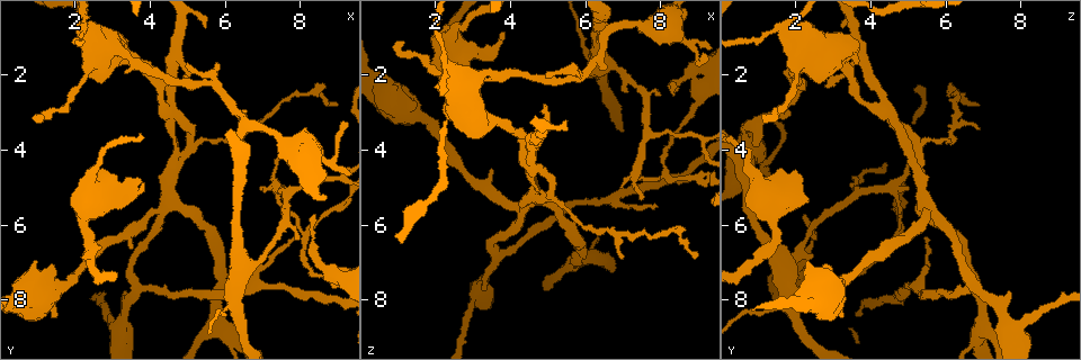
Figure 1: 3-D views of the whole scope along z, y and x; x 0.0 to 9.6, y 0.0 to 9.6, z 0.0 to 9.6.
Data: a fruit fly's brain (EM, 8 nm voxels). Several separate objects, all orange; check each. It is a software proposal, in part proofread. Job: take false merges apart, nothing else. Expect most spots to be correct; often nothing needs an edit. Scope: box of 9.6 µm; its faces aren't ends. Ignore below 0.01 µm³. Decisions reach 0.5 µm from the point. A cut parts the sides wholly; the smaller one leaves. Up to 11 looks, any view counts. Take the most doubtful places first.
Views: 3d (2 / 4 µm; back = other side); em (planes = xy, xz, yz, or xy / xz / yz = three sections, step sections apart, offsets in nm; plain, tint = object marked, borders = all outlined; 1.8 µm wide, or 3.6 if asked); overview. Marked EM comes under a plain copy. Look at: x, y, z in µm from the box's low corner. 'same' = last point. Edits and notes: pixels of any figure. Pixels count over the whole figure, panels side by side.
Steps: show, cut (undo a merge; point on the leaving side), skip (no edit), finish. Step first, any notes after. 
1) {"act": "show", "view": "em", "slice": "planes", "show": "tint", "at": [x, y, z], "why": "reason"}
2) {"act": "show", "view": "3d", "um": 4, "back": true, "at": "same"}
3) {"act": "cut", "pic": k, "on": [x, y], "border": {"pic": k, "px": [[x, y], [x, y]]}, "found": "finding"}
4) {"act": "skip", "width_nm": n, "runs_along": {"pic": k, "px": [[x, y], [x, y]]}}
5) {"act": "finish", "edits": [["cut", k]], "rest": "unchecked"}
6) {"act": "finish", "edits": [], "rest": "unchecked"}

{"act": "show", "view": "3d", "um": 4, "at": [4.35, 2.90, 4.30], "why": "four or more arms meet"}

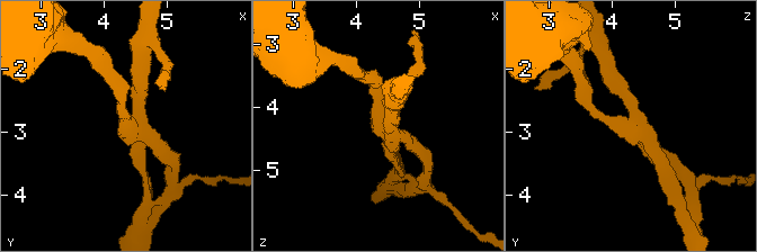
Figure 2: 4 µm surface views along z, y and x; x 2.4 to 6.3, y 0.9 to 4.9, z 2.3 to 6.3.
{"act": "show", "view": "em", "slice": "planes", "show": "borders", "at": [4.45, 2.95, 4.25], "arms": 4, "why": "now the EM"}

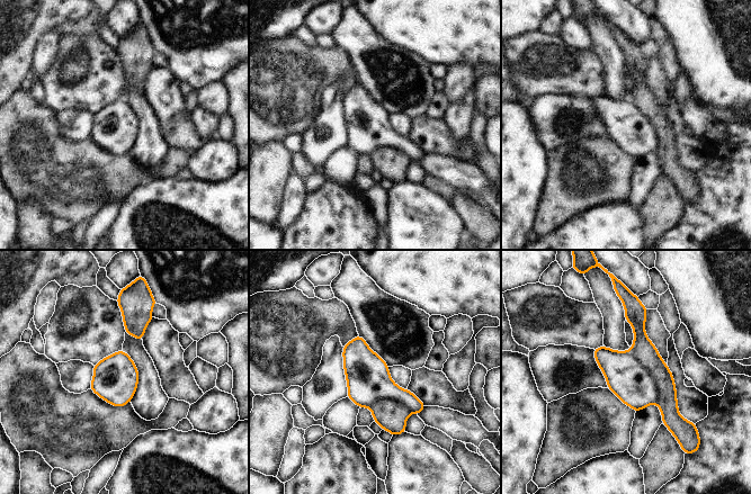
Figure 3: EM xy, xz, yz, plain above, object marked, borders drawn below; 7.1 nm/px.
{"act": "cut", "pic": 3, "on": [643, 349], "width_nm": 320, "part_leaving": {"pic": 3, "px": [[627, 308], [664, 378], [671, 427]]}, "found": "two neurons meet here"}

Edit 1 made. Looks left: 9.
{"act": "show", "view": "3d", "um": 2, "at": [7.40, 5.05, 4.60], "why": "abrupt turn"}

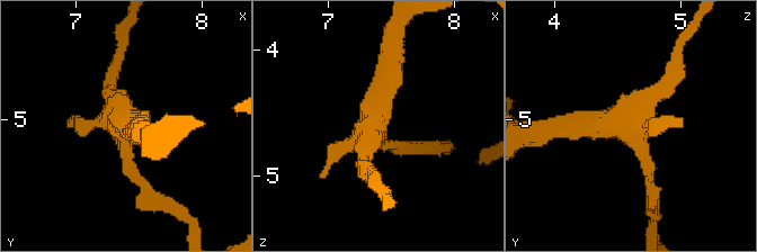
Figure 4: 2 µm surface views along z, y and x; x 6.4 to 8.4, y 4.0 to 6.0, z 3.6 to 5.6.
{"act": "show", "view": "em", "slice": "planes", "show": "tint", "at": [7.38, 5.06, 4.58]}

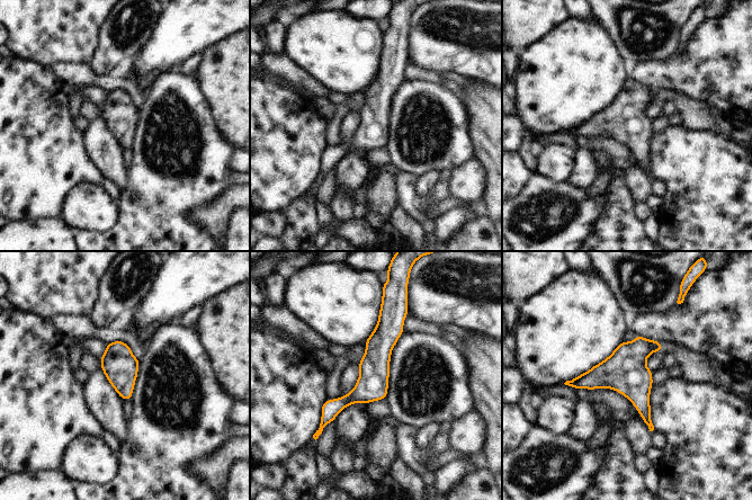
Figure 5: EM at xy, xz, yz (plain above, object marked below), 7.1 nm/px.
{"act": "skip", "runs_along": {"pic": 5, "px": [[388, 311], [374, 376], [324, 420]]}, "found": "all the same neuron"}

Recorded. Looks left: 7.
{"act": "show", "view": "3d", "um": 4, "at": [5.70, 2.20, 2.05], "why": "arms part here"}

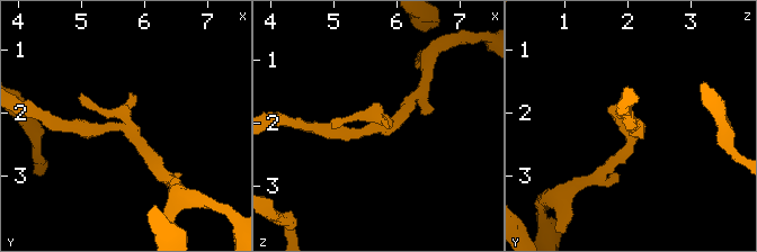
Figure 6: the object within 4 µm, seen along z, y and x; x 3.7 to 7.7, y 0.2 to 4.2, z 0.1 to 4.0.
{"act": "show", "view": "em", "slice": "planes", "show": "tint", "at": [5.70, 2.25, 2.00], "why": "need the tissue"}

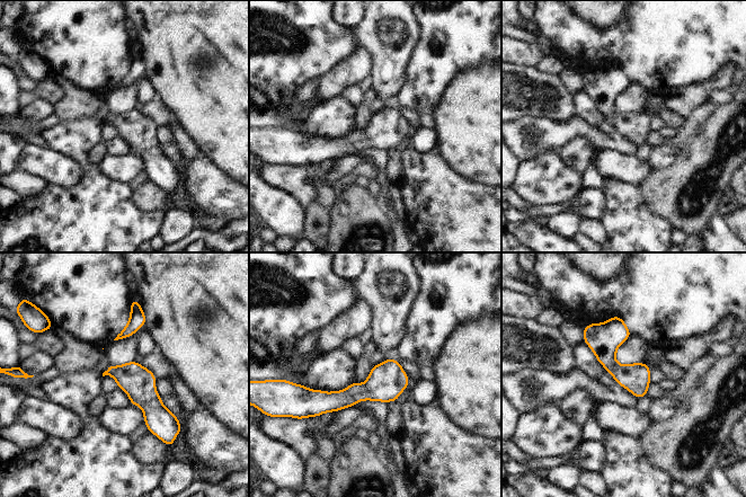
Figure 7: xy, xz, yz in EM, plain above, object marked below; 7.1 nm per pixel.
{"act": "skip", "width_nm": 200, "found": "all the same neuron"}

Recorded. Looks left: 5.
{"act": "show", "view": "3d", "um": 4, "at": [4.60, 5.40, 5.35]}

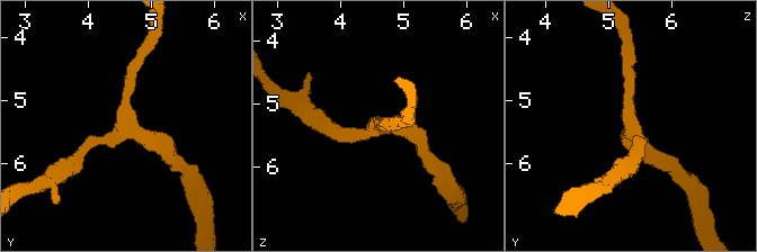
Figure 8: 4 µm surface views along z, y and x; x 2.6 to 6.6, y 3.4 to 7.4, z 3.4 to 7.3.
{"act": "show", "view": "em", "slice": "planes", "show": "tint", "at": [4.60, 5.40, 5.30]}

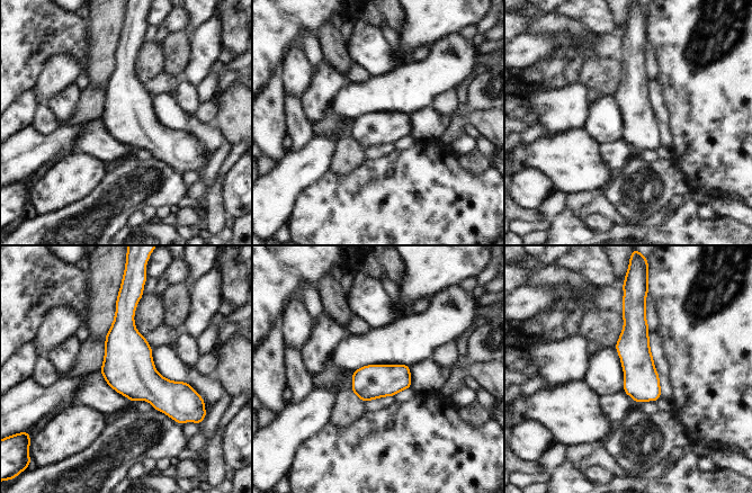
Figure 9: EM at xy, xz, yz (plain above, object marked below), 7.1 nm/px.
{"act": "skip", "width_nm": 240, "runs_along": {"pic": 9, "px": [[625, 304], [641, 382], [654, 397]]}, "found": "continuous, no second neuron"}

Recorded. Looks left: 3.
{"act": "finish", "edits": [["cut", 3]], "rest": "unchecked"}

